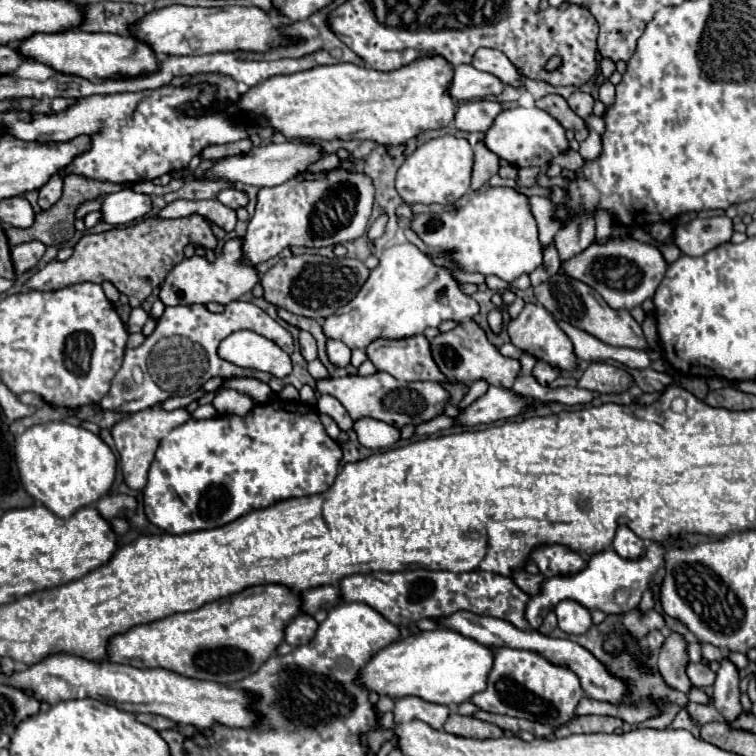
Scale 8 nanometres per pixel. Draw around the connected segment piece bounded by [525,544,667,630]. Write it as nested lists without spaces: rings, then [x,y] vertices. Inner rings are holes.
[[[649,544],[647,546],[647,552],[641,560],[625,560],[625,558],[619,558],[619,554],[615,554],[615,550],[605,550],[605,552],[599,552],[595,556],[589,558],[589,564],[587,564],[587,570],[575,574],[575,576],[555,576],[555,578],[549,578],[543,582],[543,590],[539,596],[531,596],[529,604],[527,604],[527,610],[525,610],[525,618],[529,622],[529,626],[533,630],[537,630],[543,622],[543,618],[561,602],[561,600],[575,600],[579,604],[583,604],[585,608],[593,610],[593,608],[599,608],[603,610],[605,614],[623,614],[623,612],[629,612],[633,610],[639,600],[641,600],[641,594],[647,590],[649,586],[649,580],[651,576],[657,572],[657,568],[663,564],[663,554],[667,552],[667,546],[661,546],[661,544]],[[617,590],[629,590],[629,598],[623,606],[619,606],[615,602],[615,592]]]

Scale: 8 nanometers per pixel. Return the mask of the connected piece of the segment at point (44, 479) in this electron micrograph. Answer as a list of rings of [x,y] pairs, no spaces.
[[[45,422],[27,428],[15,442],[15,460],[27,494],[55,510],[59,518],[69,518],[77,510],[95,504],[109,492],[117,472],[115,454],[97,434],[67,422]]]

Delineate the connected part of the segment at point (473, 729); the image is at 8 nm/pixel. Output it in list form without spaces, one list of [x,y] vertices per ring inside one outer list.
[[[459,714],[449,716],[445,724],[445,732],[455,734],[455,736],[473,738],[473,740],[489,740],[489,738],[503,736],[503,730],[499,730],[497,726],[491,726],[489,722],[479,722],[471,716],[459,716]]]

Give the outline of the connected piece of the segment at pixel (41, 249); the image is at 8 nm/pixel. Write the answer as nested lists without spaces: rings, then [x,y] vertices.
[[[27,242],[27,244],[13,246],[11,248],[11,260],[15,266],[15,274],[21,276],[27,270],[35,268],[43,254],[45,254],[45,244],[41,244],[41,242]]]

